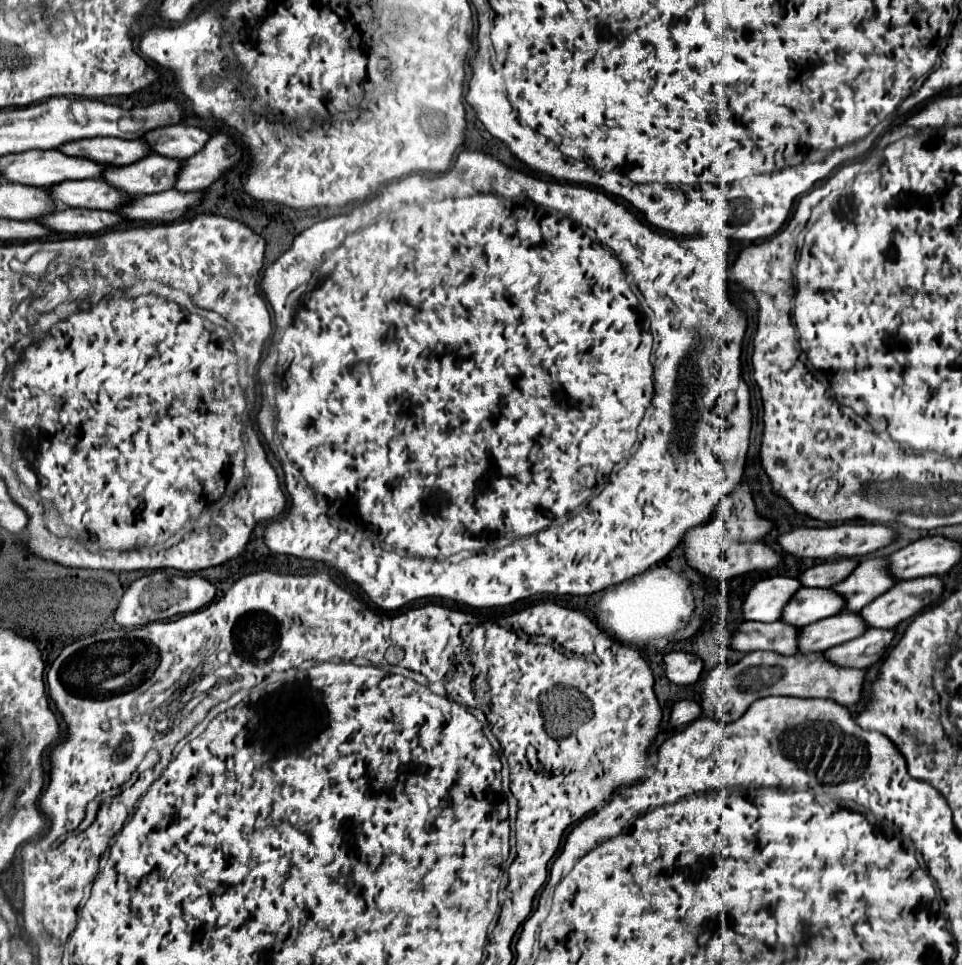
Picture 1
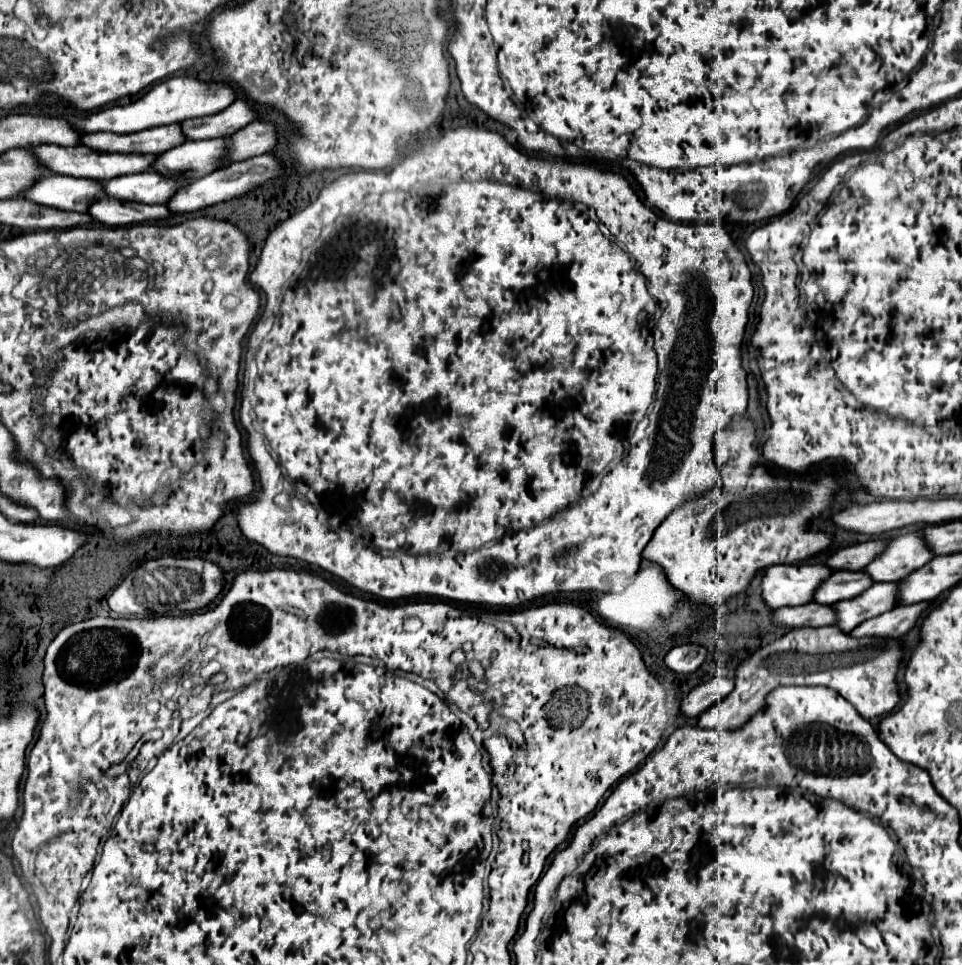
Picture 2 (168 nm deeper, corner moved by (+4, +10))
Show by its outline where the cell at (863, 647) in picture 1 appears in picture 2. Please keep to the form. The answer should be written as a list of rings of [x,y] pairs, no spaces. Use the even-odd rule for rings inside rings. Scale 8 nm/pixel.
[[[919,602],[913,606],[895,606],[893,610],[879,614],[875,618],[869,618],[865,622],[861,622],[855,630],[853,636],[861,638],[861,636],[903,636],[907,634],[917,620],[921,618],[921,614],[931,606],[931,602]]]

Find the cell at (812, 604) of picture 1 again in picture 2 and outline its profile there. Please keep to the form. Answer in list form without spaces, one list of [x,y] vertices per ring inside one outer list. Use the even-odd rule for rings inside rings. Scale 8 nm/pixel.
[[[837,570],[831,574],[829,580],[825,580],[821,584],[821,588],[815,592],[813,600],[819,604],[835,604],[841,600],[855,598],[857,594],[861,594],[871,584],[873,584],[873,580],[863,570],[861,572]]]

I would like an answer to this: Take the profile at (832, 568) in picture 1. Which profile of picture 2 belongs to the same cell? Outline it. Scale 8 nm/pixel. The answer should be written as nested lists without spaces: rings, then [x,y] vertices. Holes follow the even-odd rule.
[[[867,540],[861,544],[853,544],[831,554],[825,564],[833,570],[863,570],[867,562],[873,562],[873,558],[881,554],[885,544],[889,544],[889,540]]]

